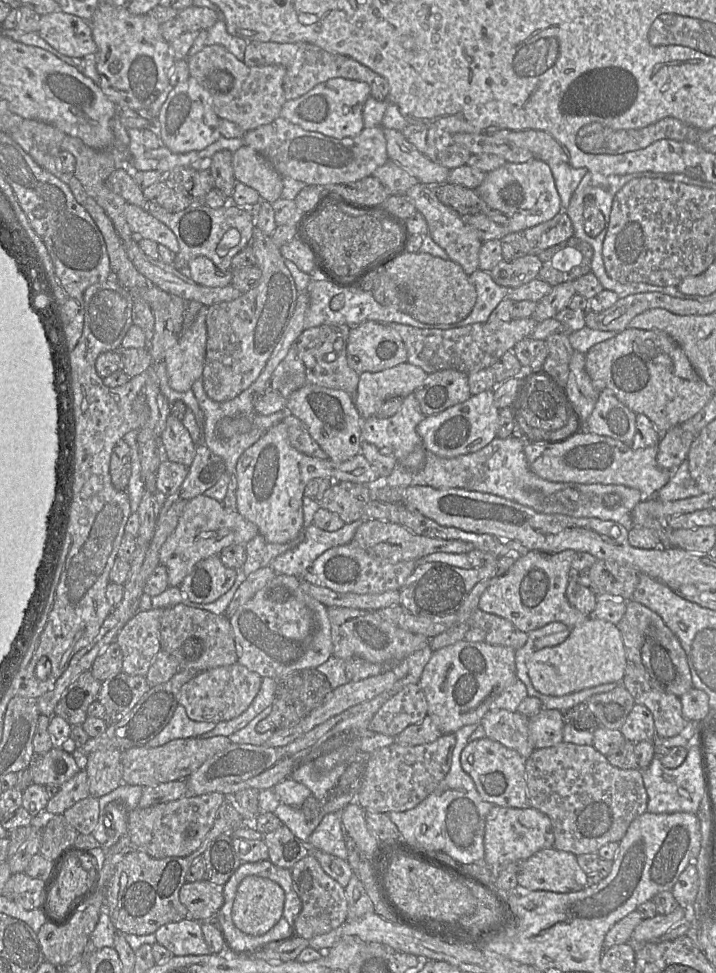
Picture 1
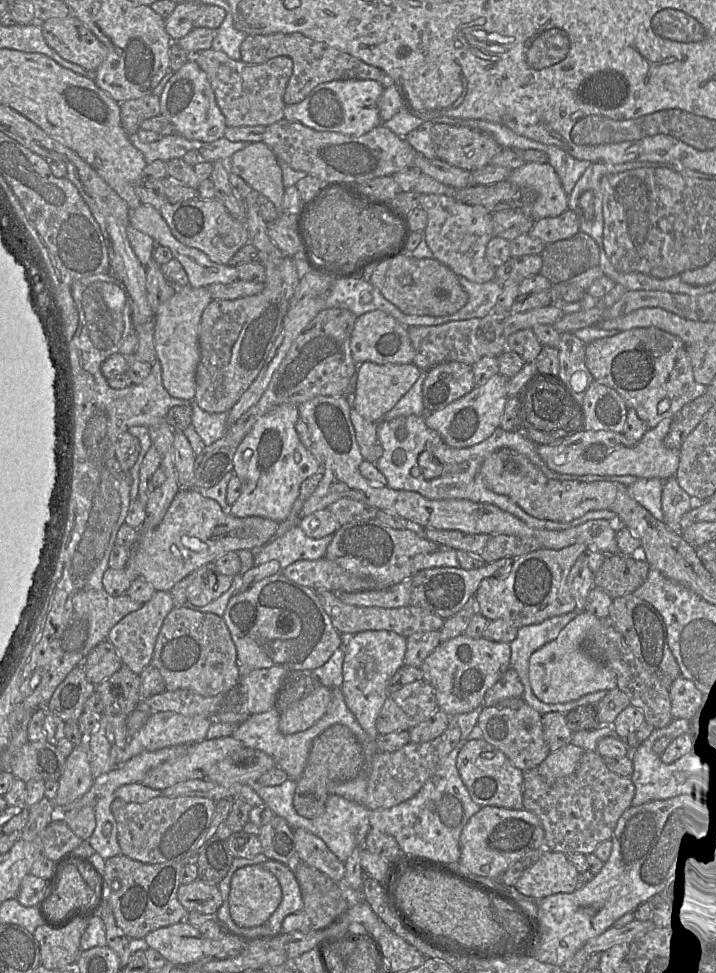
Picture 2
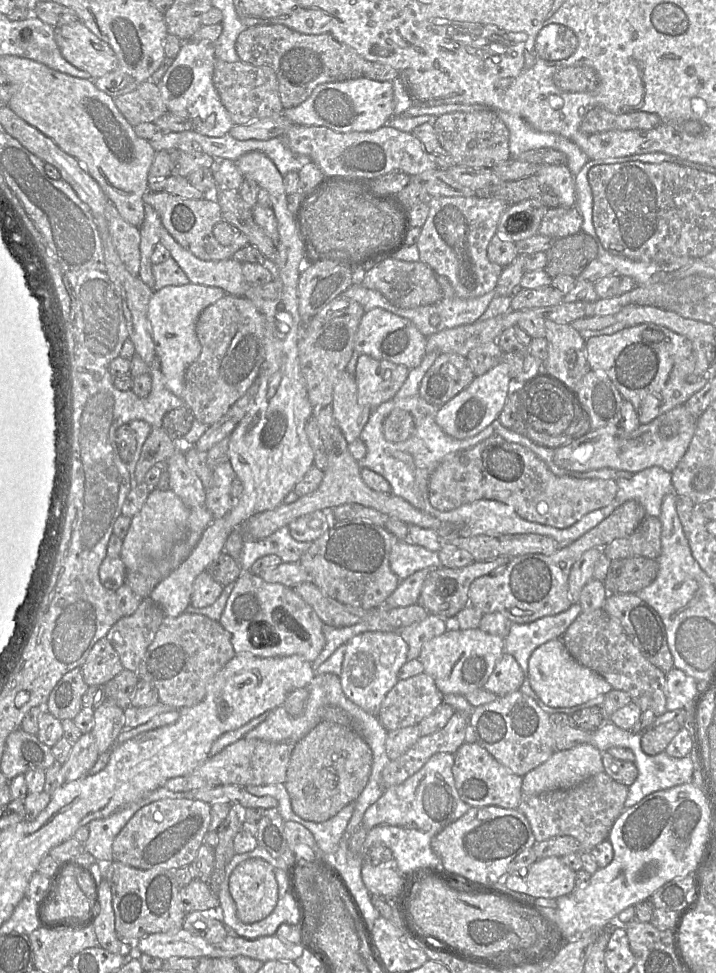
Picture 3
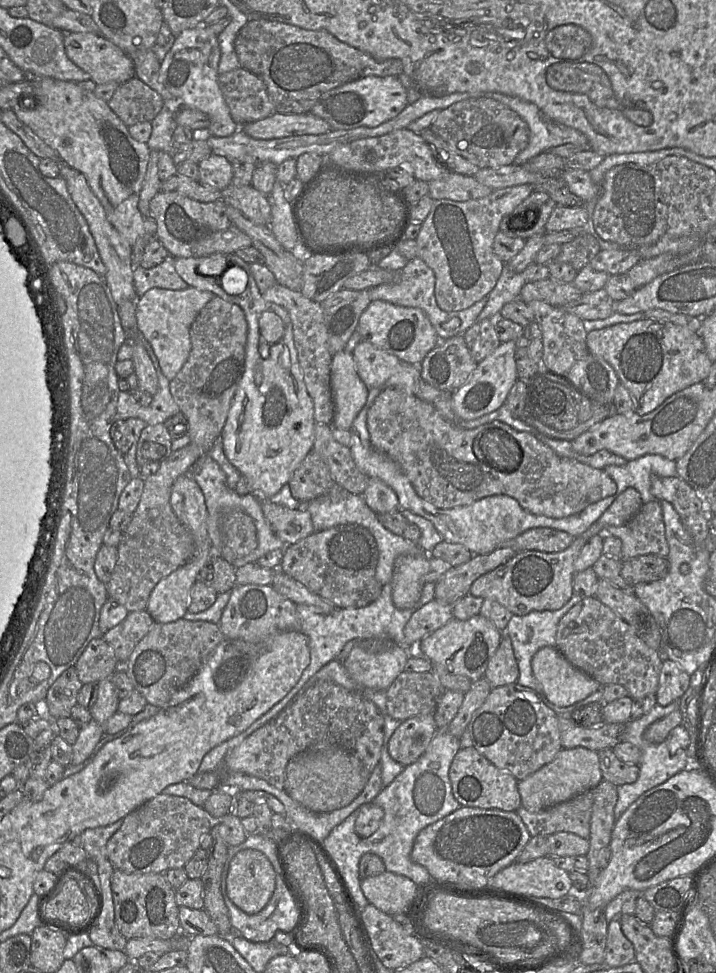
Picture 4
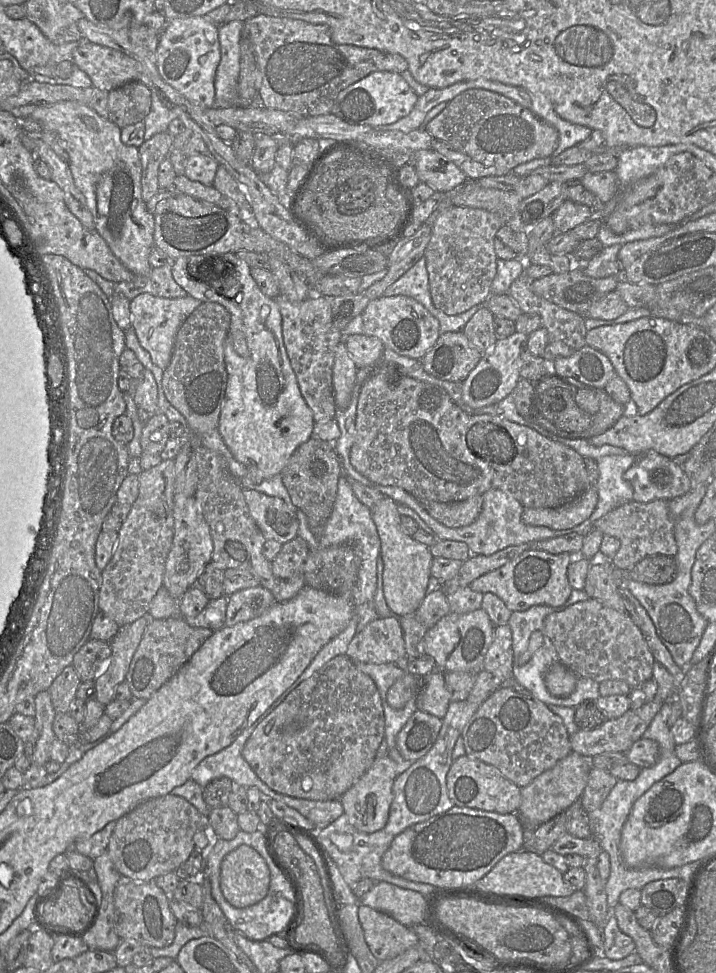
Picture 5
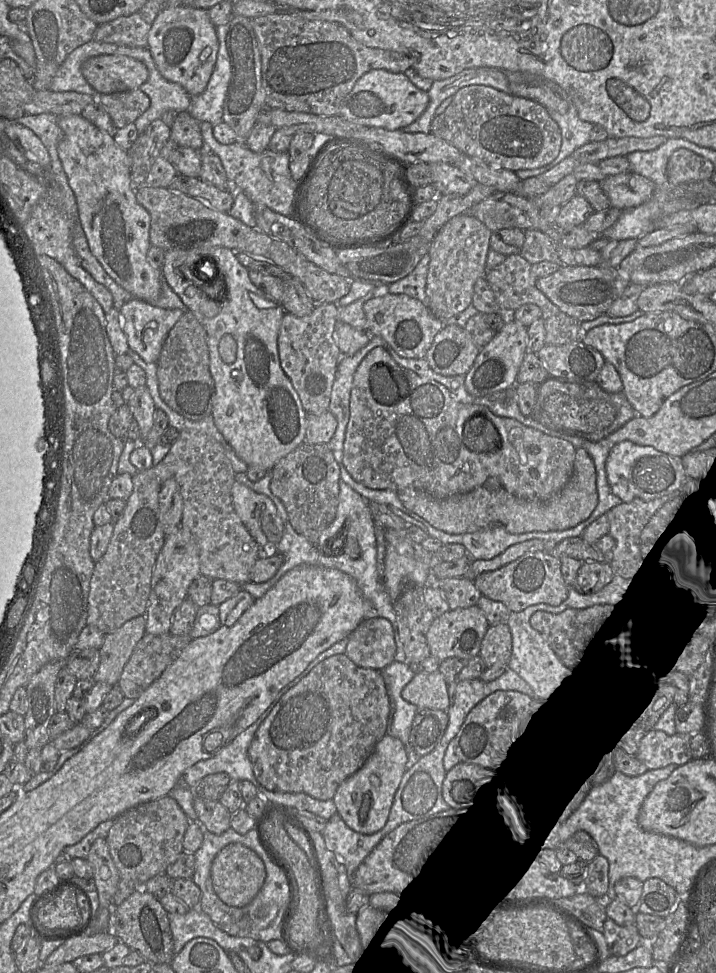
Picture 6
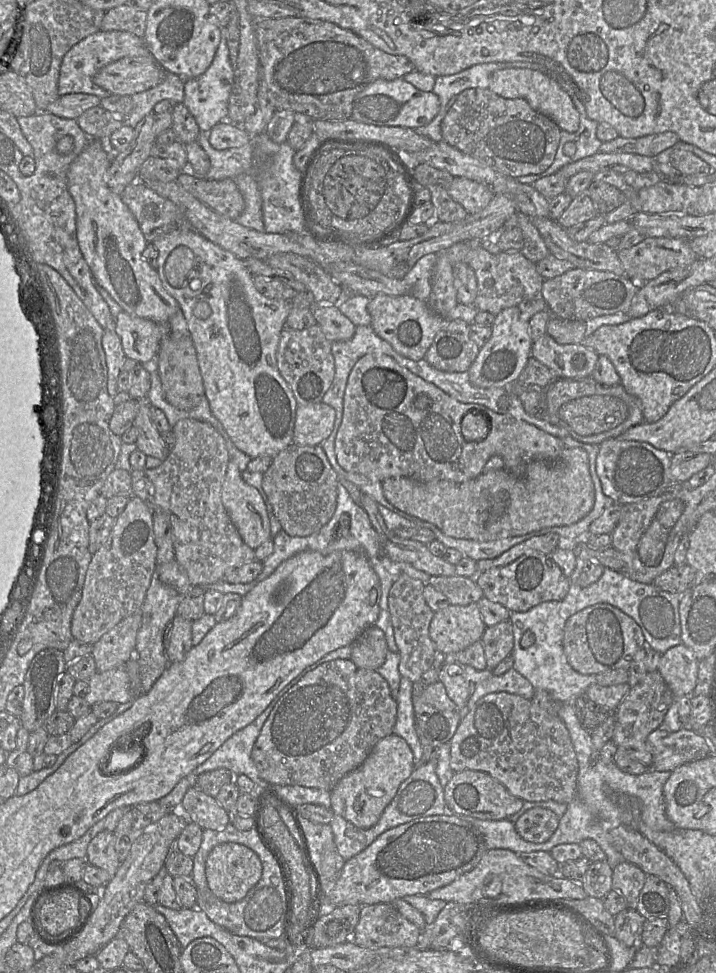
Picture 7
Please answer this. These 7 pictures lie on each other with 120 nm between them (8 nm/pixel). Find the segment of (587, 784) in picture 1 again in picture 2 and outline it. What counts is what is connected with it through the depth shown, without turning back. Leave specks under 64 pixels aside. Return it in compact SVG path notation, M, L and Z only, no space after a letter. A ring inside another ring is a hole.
M586 750L576 770L570 775L564 777L560 777L557 779L546 779L544 776L538 773L537 768L524 772L523 807L524 809L536 814L540 819L540 822L545 832L544 847L549 851L562 852L565 854L582 853L584 855L594 853L595 849L601 842L611 839L618 819L629 807L632 806L632 799L634 795L635 795L635 786L631 780L631 777L622 777L609 770L609 768L605 764L604 758L597 751Z

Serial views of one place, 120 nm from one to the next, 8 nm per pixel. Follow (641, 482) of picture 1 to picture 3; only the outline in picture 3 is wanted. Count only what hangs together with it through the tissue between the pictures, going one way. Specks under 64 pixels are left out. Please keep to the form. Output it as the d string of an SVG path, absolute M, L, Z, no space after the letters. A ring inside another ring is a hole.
M679 405L647 424L640 424L634 431L625 431L619 425L591 429L581 437L571 438L555 448L554 461L561 468L573 471L613 468L636 473L658 466L672 473L689 447L697 419L684 405Z

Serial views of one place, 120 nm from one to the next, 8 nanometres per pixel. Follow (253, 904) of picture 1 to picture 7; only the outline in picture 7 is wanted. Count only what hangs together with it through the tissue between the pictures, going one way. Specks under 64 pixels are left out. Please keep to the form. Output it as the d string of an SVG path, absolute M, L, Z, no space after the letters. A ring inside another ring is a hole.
M225 842L215 846L205 865L205 875L209 888L216 897L227 903L243 899L262 875L262 863L258 855L247 846L234 842Z

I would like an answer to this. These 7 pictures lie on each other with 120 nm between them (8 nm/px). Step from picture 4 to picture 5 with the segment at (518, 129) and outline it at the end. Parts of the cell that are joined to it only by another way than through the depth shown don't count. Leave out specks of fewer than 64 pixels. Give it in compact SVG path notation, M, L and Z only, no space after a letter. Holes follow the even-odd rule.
M479 88L465 90L453 98L424 130L471 159L507 172L534 159L551 157L559 141L557 130L528 108L504 95Z

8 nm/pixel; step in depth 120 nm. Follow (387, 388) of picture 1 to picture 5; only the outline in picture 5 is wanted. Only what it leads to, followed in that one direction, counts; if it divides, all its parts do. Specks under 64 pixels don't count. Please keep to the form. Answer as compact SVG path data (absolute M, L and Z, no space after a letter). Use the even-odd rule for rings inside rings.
M365 334L347 336L344 340L347 351L356 367L375 367L382 361L383 343L376 337Z

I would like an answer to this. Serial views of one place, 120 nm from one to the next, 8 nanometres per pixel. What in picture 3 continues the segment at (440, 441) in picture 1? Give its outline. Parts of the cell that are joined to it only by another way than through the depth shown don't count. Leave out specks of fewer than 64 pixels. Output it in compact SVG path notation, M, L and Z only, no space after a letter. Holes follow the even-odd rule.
M500 361L486 373L475 376L466 388L442 405L436 414L435 421L447 435L453 438L464 439L474 436L498 419L512 389L513 381L508 365Z

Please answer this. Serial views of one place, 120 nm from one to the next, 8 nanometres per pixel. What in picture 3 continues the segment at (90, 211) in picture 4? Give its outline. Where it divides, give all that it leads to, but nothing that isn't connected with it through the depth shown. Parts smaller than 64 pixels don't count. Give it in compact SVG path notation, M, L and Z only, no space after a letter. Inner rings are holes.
M112 203L105 209L109 232L119 257L126 269L139 276L141 266L140 227L135 227L125 221Z

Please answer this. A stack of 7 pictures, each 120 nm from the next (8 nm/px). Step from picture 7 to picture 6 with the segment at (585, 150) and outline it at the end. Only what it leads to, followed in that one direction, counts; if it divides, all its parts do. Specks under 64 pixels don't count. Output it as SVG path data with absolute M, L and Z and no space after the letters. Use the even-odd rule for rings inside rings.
M568 102L565 114L557 111L548 111L549 116L557 123L561 131L561 148L558 156L549 164L536 169L523 169L514 172L520 180L537 177L554 168L565 158L572 156L573 152L590 141L593 124L579 118L572 102Z

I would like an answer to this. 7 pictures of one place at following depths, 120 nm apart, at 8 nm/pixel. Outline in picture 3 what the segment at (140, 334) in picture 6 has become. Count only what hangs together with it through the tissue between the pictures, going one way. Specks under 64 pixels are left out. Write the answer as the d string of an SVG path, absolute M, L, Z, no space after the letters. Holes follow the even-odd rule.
M192 284L167 286L151 296L148 305L148 320L155 344L156 356L160 359L166 388L181 398L187 368L201 353L201 344L196 335L196 324L202 311L225 296L224 290L213 286Z

